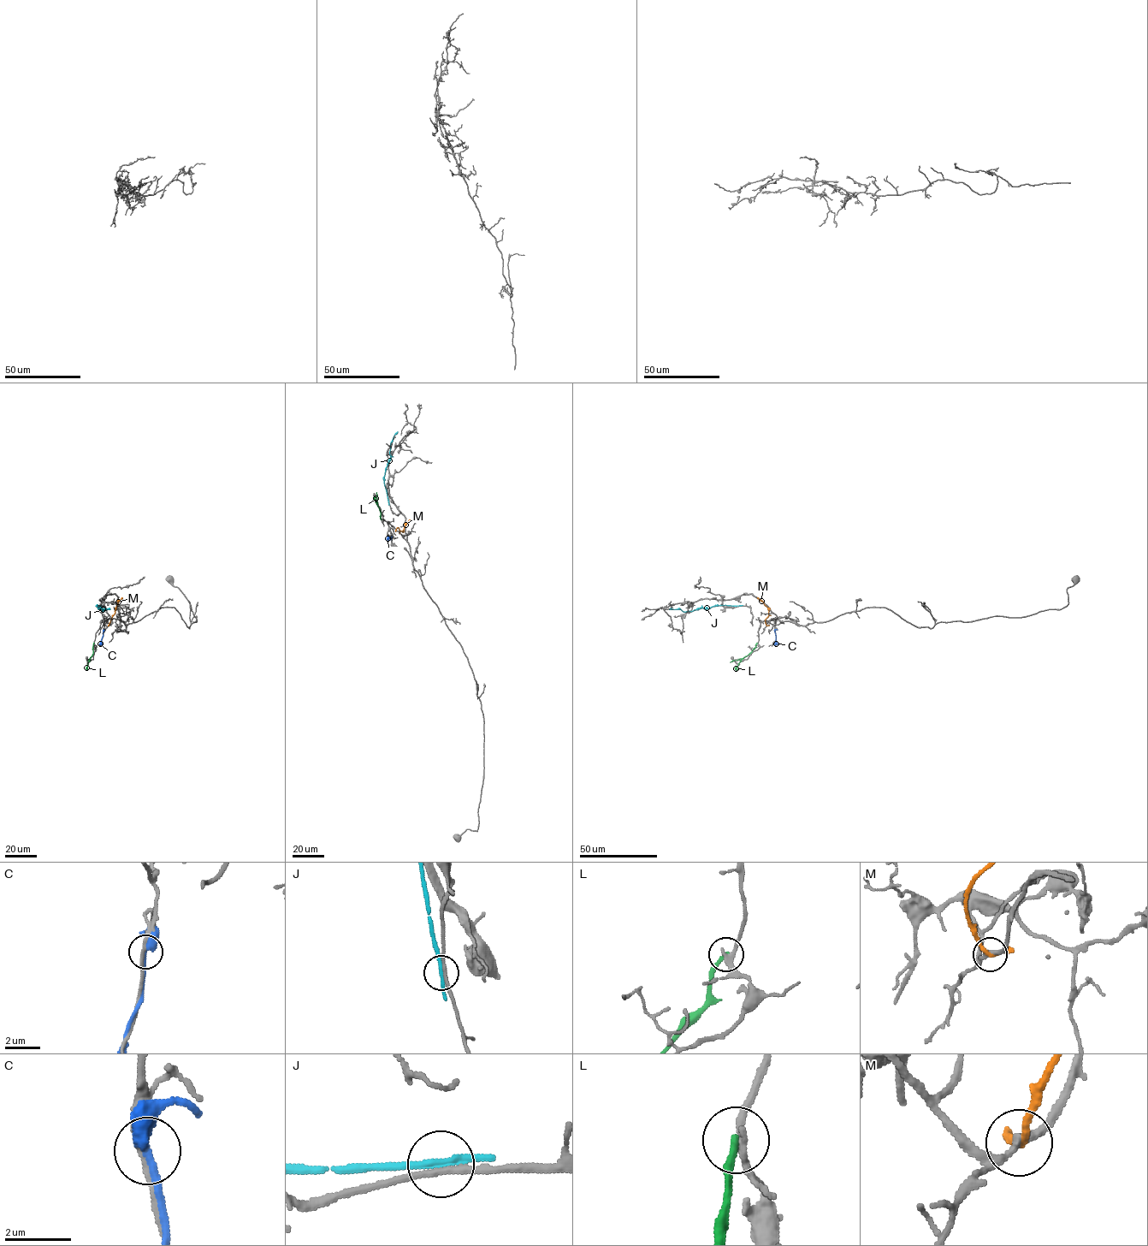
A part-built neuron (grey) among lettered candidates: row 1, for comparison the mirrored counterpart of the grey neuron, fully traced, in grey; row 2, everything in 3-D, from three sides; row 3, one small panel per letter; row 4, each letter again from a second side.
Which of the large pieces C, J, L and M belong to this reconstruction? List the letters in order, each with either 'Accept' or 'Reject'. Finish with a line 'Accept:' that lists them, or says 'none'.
C: Reject
J: Reject
L: Reject
M: Reject
Accept: none

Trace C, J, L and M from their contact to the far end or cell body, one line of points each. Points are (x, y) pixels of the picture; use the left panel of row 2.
C: (103, 631), (100, 645)
J: (101, 605), (97, 606), (102, 612), (110, 609)
L: (93, 643), (86, 670)
M: (109, 625), (122, 597)

